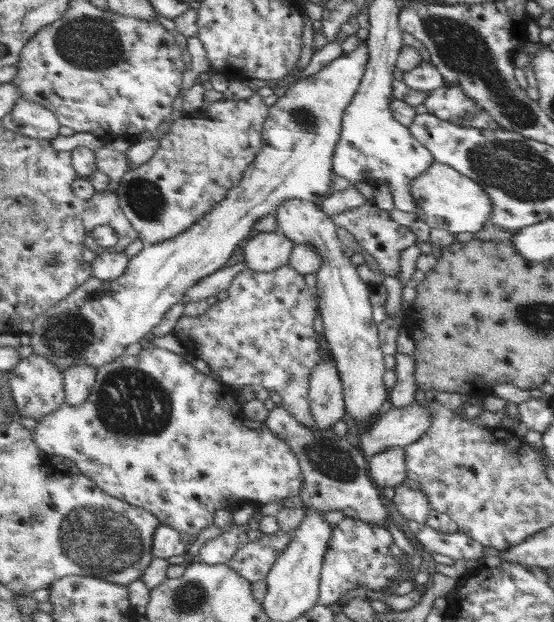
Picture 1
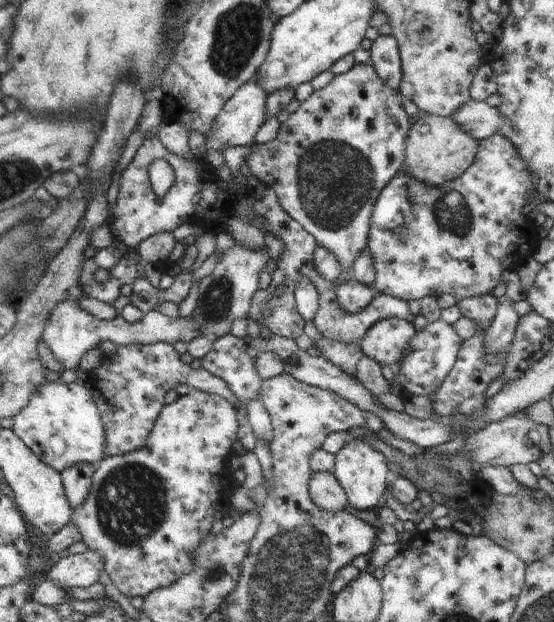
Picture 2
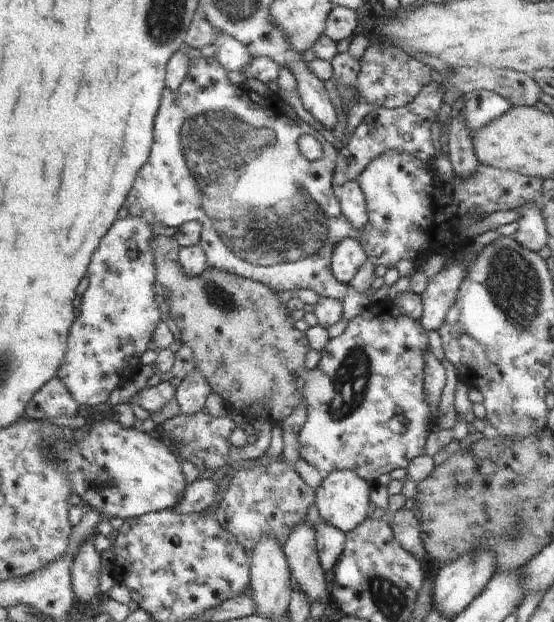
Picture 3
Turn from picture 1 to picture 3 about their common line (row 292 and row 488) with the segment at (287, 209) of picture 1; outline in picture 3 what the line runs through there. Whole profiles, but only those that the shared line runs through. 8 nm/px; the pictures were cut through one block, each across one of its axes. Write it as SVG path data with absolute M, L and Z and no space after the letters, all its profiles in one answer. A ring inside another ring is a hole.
M341 470L341 472L327 474L323 478L321 486L317 488L317 502L315 504L319 508L319 516L323 522L329 522L335 528L343 530L345 534L351 534L365 520L369 520L367 518L369 506L373 504L369 494L371 494L371 484L363 476L357 476L357 472L351 472L351 470Z

